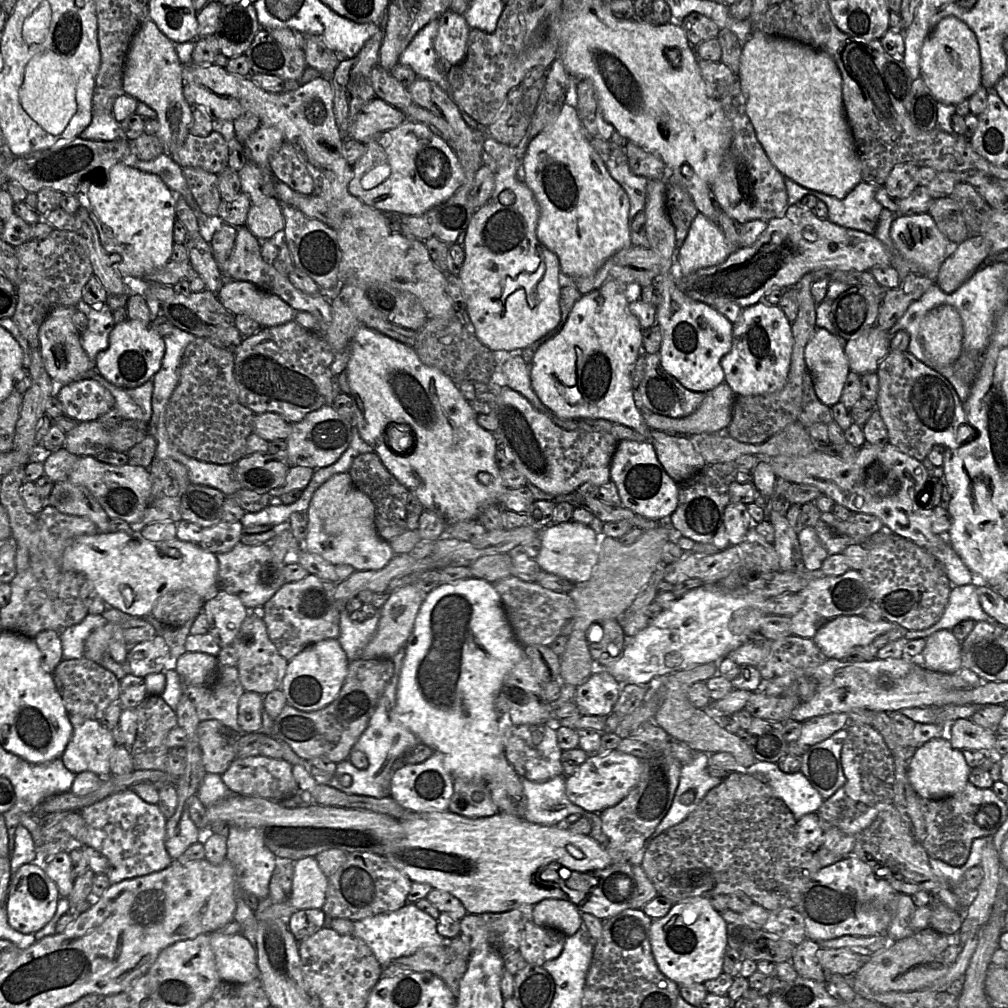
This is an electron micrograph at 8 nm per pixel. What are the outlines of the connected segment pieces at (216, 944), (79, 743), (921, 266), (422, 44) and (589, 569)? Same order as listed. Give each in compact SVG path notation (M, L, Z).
M212 933L210 944L222 981L247 983L260 979L256 948L242 934Z
M69 715L69 719L73 733L60 757L62 763L75 774L91 771L99 776L110 775L110 758L117 745L112 730L97 719L80 715Z
M929 213L897 215L891 225L890 236L901 257L913 266L915 271L911 273L927 275L934 280L943 262L958 245L947 239Z
M437 19L425 24L403 50L398 62L409 66L417 77L432 81L450 92L447 74L438 68L439 56L434 50L433 42L437 28Z
M568 521L550 524L540 531L541 550L535 558L542 571L563 577L574 584L590 579L598 561L600 536L586 524Z

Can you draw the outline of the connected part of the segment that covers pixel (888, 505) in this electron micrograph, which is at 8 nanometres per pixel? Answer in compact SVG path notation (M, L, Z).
M888 442L865 444L851 459L840 459L823 450L815 450L803 457L778 456L771 459L769 464L776 478L791 484L814 486L852 513L874 515L881 520L884 529L913 541L927 551L937 546L949 545L947 534L936 534L932 531L935 517L933 509L923 508L917 501L917 495L925 486L929 472L921 461L900 452Z

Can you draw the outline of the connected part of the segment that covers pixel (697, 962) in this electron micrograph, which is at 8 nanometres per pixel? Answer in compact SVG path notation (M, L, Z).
M706 897L686 898L675 903L664 917L652 921L650 945L659 970L667 978L679 986L704 984L723 972L728 947L726 922Z

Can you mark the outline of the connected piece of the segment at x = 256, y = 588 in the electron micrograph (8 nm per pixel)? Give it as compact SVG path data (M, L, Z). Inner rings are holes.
M239 541L230 551L216 556L219 590L238 596L247 609L263 607L286 583L283 569L287 563L276 559L269 543L249 546Z

